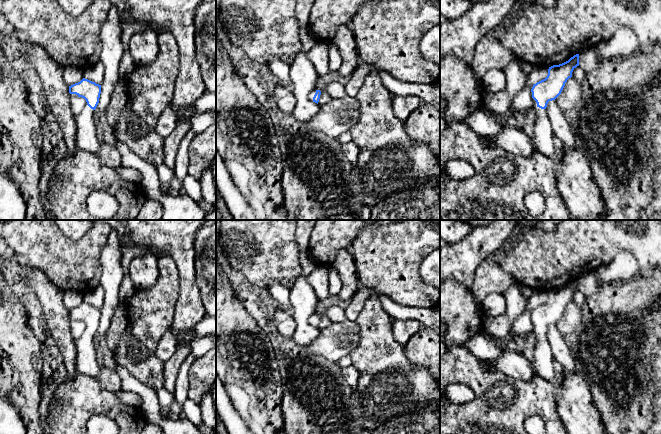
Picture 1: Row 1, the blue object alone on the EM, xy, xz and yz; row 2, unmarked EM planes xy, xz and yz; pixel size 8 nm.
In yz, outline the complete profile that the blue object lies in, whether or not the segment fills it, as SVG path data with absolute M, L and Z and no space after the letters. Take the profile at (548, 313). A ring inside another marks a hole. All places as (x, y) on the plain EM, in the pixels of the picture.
M579 278L562 288L549 291L547 301L534 308L531 313L532 322L537 327L533 334L534 359L531 361L531 366L535 375L554 384L554 357L546 331L549 325L555 324L561 318L565 307L572 301L572 296L577 290L579 290Z

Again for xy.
M83 302L80 306L69 310L69 317L76 318L87 326L87 330L75 341L76 370L79 374L98 380L101 366L96 359L98 343L95 340L95 333L99 327L101 309Z

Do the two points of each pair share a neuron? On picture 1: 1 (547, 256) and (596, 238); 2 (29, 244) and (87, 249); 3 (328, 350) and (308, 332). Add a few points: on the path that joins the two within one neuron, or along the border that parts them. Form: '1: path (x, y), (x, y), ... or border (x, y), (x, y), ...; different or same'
1: path (559, 256), (568, 253), (584, 241); same
2: path (43, 246), (48, 249), (73, 249); same
3: border (321, 330), (305, 347); different

